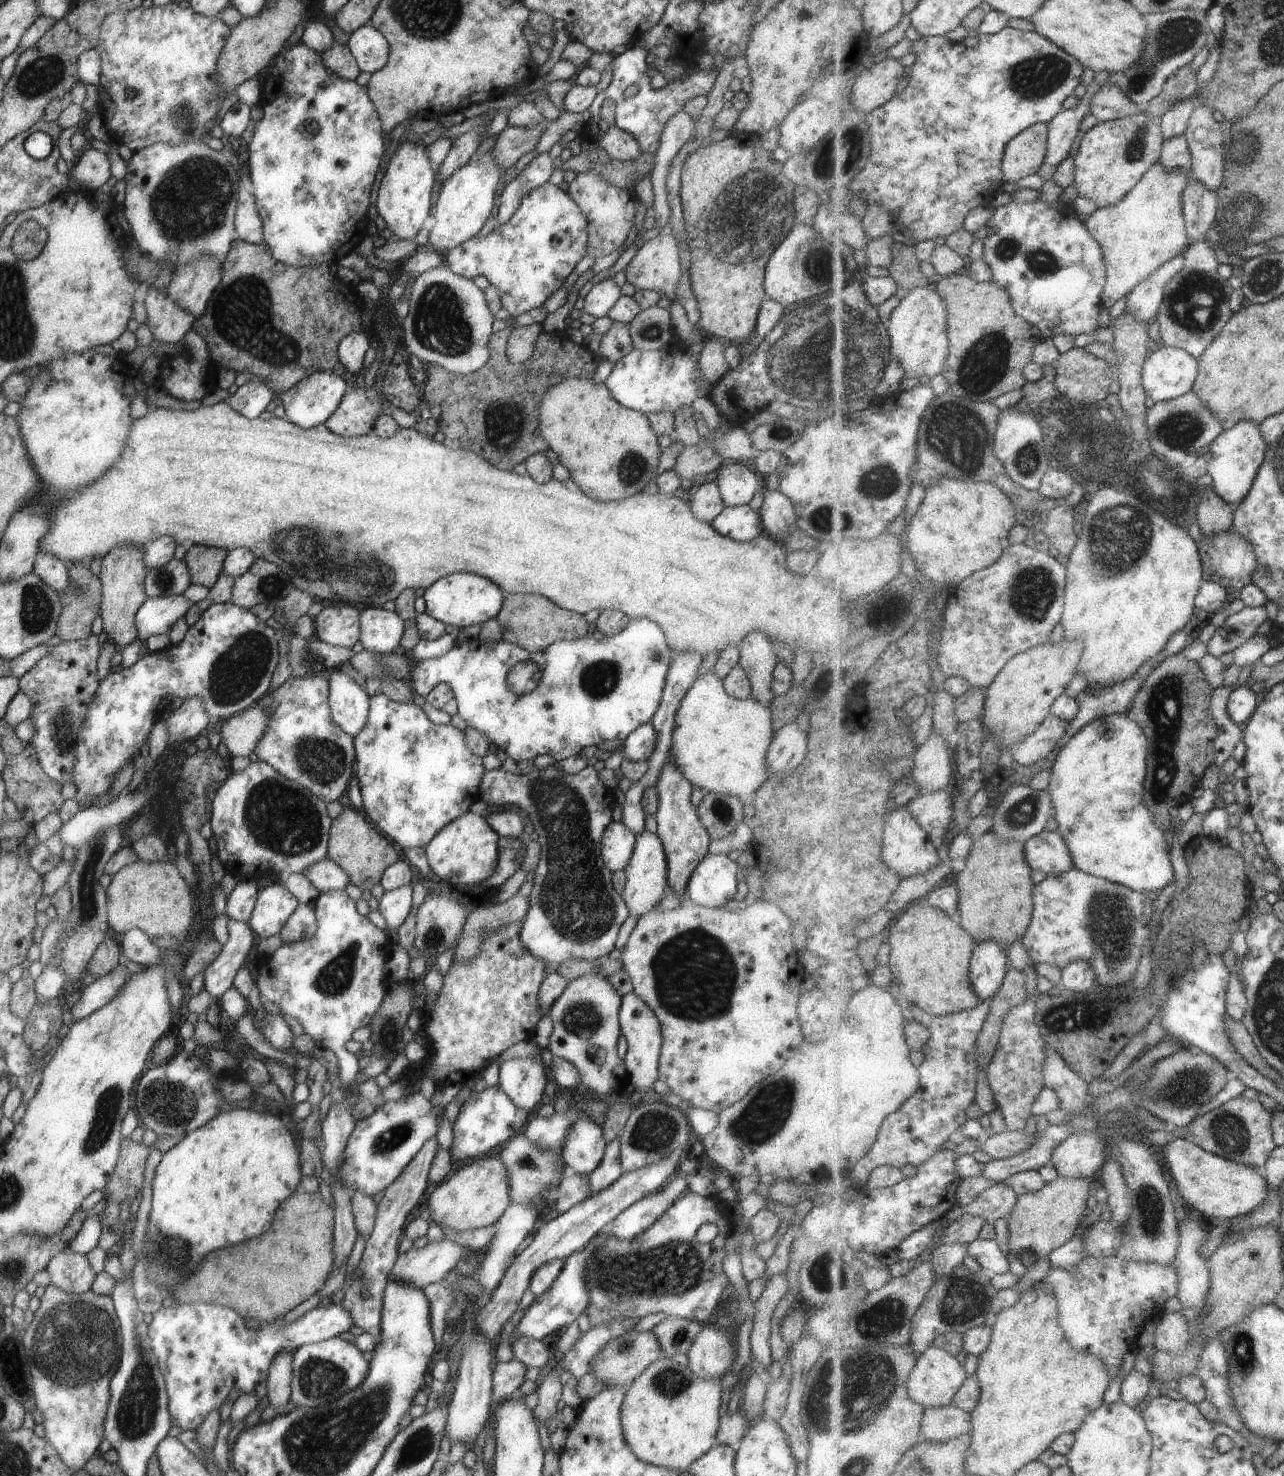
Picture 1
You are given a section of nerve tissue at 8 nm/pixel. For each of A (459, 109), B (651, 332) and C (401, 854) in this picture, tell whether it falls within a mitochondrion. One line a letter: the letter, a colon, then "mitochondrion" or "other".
A: other
B: mitochondrion
C: other

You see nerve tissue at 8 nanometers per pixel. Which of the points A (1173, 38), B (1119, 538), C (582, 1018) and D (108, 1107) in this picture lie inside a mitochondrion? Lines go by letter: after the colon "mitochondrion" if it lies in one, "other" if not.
A: mitochondrion
B: mitochondrion
C: mitochondrion
D: mitochondrion

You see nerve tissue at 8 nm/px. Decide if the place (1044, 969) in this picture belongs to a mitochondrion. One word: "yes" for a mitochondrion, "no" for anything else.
no

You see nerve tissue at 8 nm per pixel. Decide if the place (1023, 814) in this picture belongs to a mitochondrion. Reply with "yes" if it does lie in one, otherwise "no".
yes

